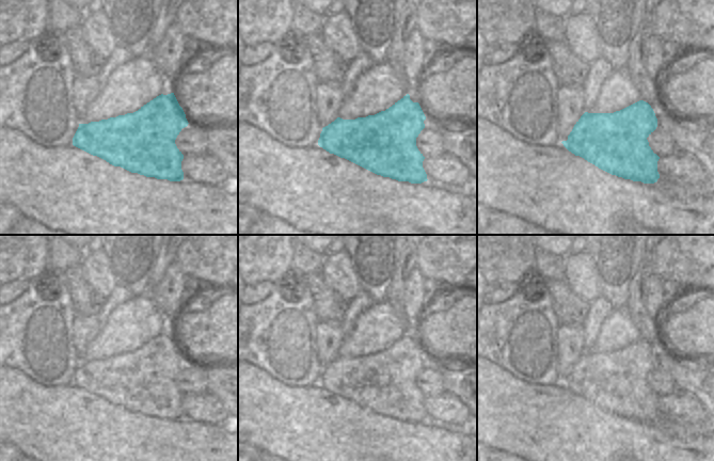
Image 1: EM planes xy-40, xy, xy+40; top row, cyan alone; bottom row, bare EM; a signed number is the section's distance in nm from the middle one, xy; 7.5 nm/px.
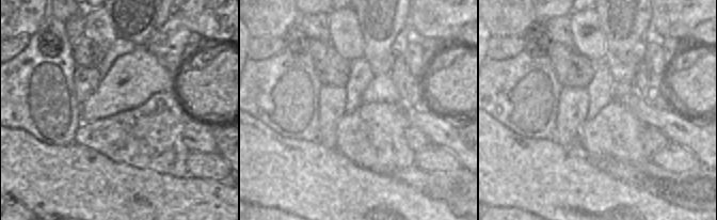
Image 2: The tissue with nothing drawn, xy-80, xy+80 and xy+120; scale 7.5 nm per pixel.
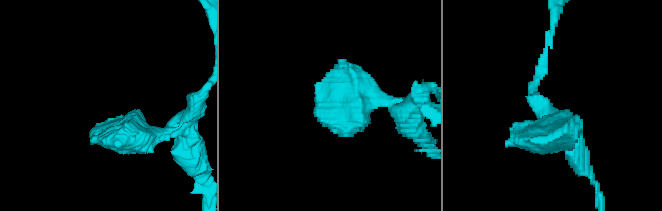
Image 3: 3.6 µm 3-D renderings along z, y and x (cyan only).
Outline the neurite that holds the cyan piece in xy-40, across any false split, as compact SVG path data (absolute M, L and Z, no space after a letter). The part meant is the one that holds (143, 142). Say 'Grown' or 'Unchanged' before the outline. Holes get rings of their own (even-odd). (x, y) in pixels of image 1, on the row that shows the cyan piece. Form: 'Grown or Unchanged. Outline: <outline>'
Unchanged. Outline: M174 93L161 94L133 113L79 124L73 138L73 145L131 173L180 181L184 179L181 170L184 155L177 148L175 140L188 124Z

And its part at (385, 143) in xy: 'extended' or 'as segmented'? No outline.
as segmented

